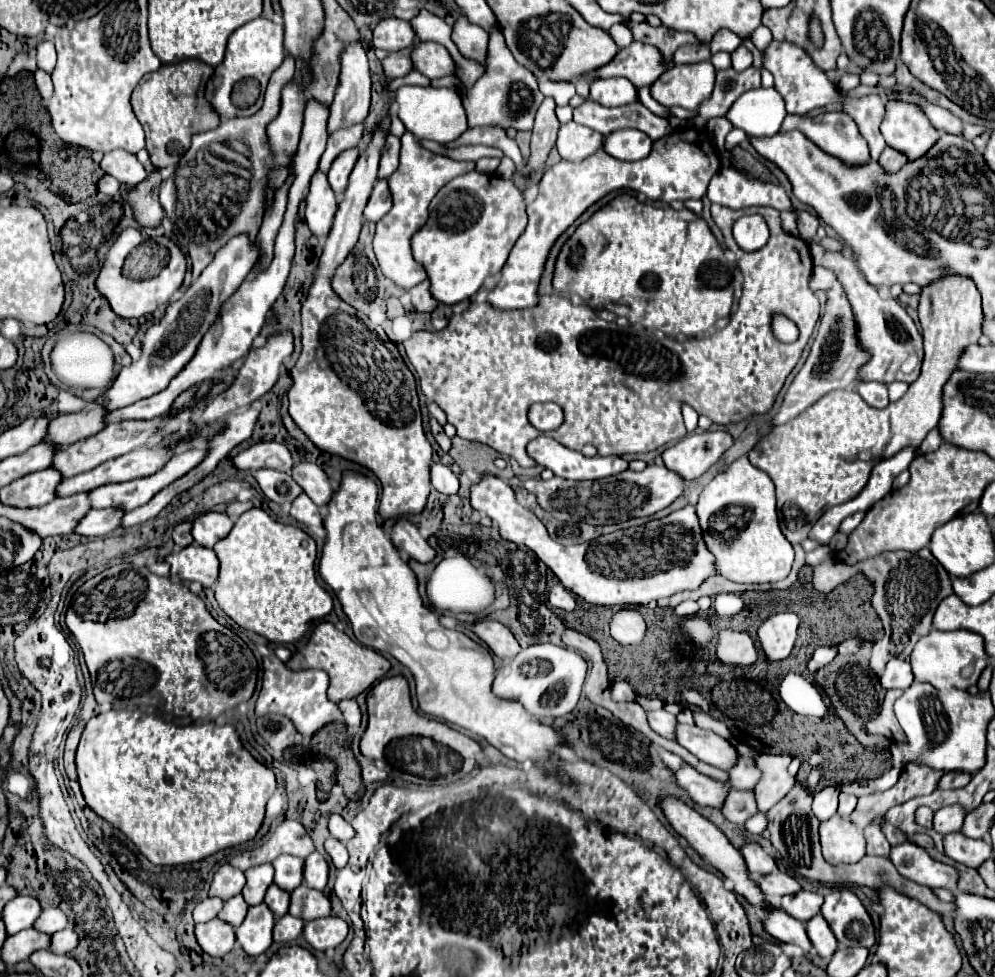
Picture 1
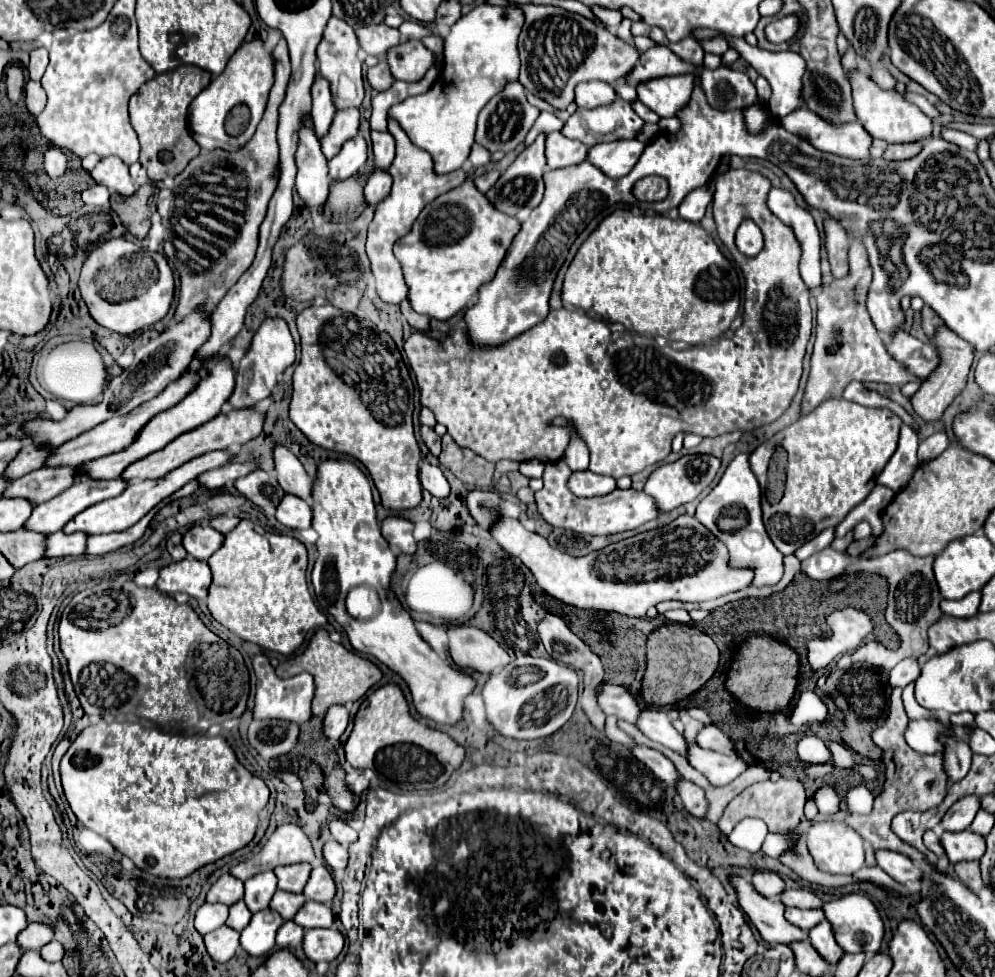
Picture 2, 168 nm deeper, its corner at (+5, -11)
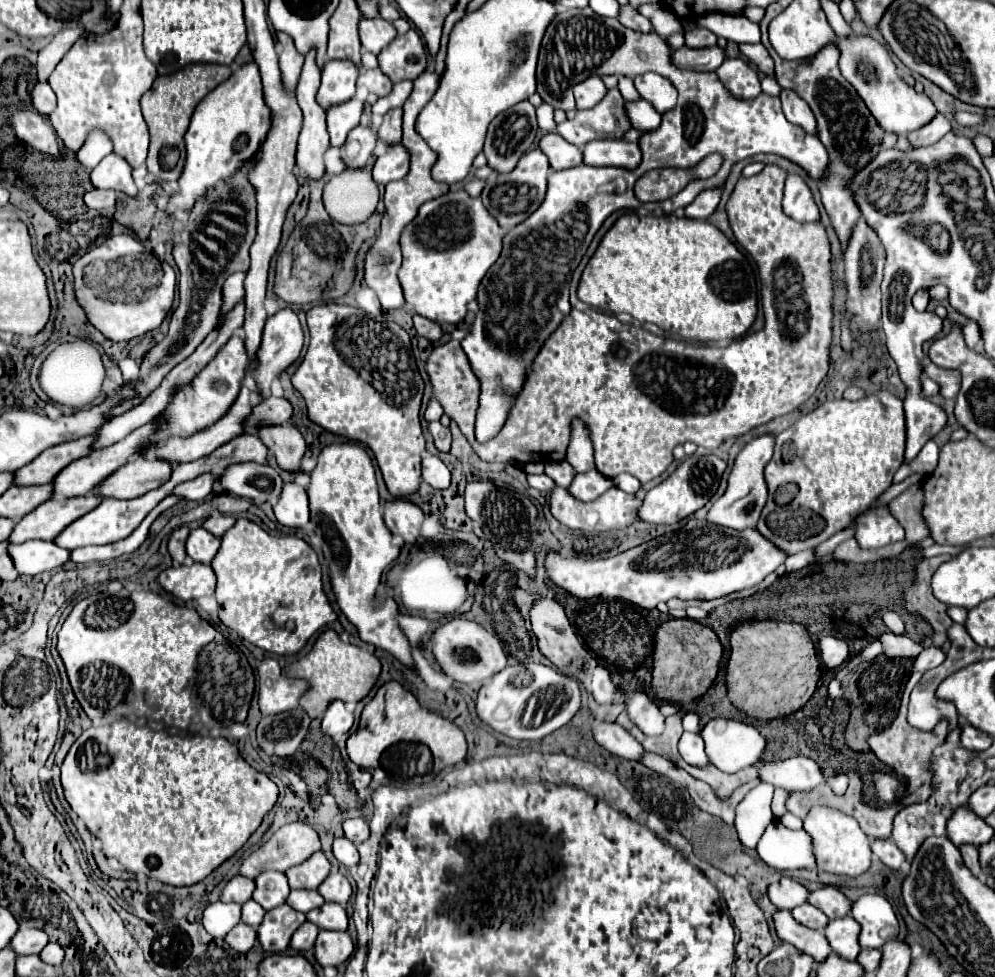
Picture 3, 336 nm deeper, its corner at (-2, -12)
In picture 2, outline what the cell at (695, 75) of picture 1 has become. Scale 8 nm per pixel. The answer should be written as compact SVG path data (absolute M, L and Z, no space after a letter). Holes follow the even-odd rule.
M694 73L656 77L648 79L646 83L636 83L638 99L658 117L674 117L676 111L688 103L692 87L694 87Z

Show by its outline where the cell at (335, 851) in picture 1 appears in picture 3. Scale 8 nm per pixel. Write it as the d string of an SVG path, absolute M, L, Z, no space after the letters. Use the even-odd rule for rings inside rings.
M335 838L333 842L333 856L347 868L353 868L359 862L359 852L353 842L347 838Z

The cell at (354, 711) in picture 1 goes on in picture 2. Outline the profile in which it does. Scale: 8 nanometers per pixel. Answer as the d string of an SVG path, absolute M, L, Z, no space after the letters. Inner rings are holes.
M332 705L332 707L328 709L328 713L324 715L324 721L322 721L324 735L326 735L330 741L338 741L340 735L344 733L346 725L348 725L348 711L346 711L346 707Z

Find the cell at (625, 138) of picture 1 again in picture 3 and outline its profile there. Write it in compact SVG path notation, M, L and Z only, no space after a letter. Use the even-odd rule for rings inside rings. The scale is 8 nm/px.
M595 140L583 148L583 162L589 166L635 170L641 164L641 148L627 140Z

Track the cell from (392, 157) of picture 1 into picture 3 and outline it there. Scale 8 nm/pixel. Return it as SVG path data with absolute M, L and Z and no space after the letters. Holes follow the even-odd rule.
M401 108L385 114L383 124L379 126L379 140L385 146L395 146L401 142Z

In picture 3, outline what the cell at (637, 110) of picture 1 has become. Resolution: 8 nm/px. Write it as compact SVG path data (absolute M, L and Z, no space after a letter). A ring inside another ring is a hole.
M617 88L609 90L603 102L591 110L577 110L573 120L565 120L557 126L557 134L561 134L567 142L575 146L585 146L591 140L611 138L621 140L625 132L631 128L625 100Z

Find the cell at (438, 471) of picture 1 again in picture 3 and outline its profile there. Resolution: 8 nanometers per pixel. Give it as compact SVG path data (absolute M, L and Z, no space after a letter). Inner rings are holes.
M425 454L425 458L423 458L423 480L427 484L431 484L433 488L445 490L451 486L451 472L437 456Z

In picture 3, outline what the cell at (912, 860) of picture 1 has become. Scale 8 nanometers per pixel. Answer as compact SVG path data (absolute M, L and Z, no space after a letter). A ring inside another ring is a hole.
M873 840L871 850L873 850L873 854L875 854L885 866L889 866L891 870L899 870L901 864L905 862L903 852L895 846L893 840Z

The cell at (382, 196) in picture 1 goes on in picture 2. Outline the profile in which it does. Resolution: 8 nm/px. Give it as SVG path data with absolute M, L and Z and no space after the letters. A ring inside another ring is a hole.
M374 169L364 185L364 195L366 195L366 201L370 205L376 205L378 201L382 201L386 195L388 195L388 189L392 187L392 177L388 171L382 171L382 169Z

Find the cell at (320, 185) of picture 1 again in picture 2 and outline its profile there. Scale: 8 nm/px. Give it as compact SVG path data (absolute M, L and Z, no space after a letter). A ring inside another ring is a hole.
M306 117L298 129L296 149L296 189L310 209L322 209L330 189L326 157L320 151L320 141L312 129L312 119Z

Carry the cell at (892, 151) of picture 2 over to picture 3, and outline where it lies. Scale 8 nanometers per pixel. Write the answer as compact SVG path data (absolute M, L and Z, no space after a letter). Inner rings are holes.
M937 114L927 126L911 132L907 138L911 148L923 148L939 142L947 132L951 132L951 122L943 114Z

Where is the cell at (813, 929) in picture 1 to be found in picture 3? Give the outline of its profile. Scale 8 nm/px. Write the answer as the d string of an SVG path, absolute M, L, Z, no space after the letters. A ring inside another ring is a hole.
M851 916L831 920L825 928L825 936L827 936L827 942L833 948L833 952L837 952L841 958L847 958L847 960L857 958L857 954L859 954L859 942L857 942L859 924Z

